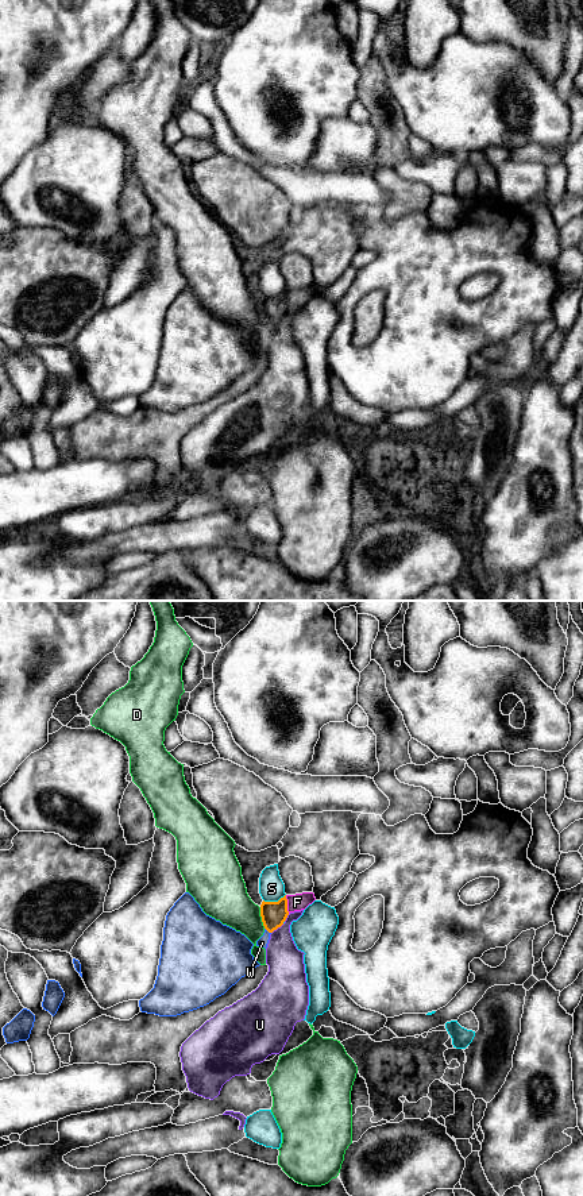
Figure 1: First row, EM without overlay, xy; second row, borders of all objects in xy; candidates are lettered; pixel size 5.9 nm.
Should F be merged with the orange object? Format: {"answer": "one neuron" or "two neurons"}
{"answer": "two neurons"}

